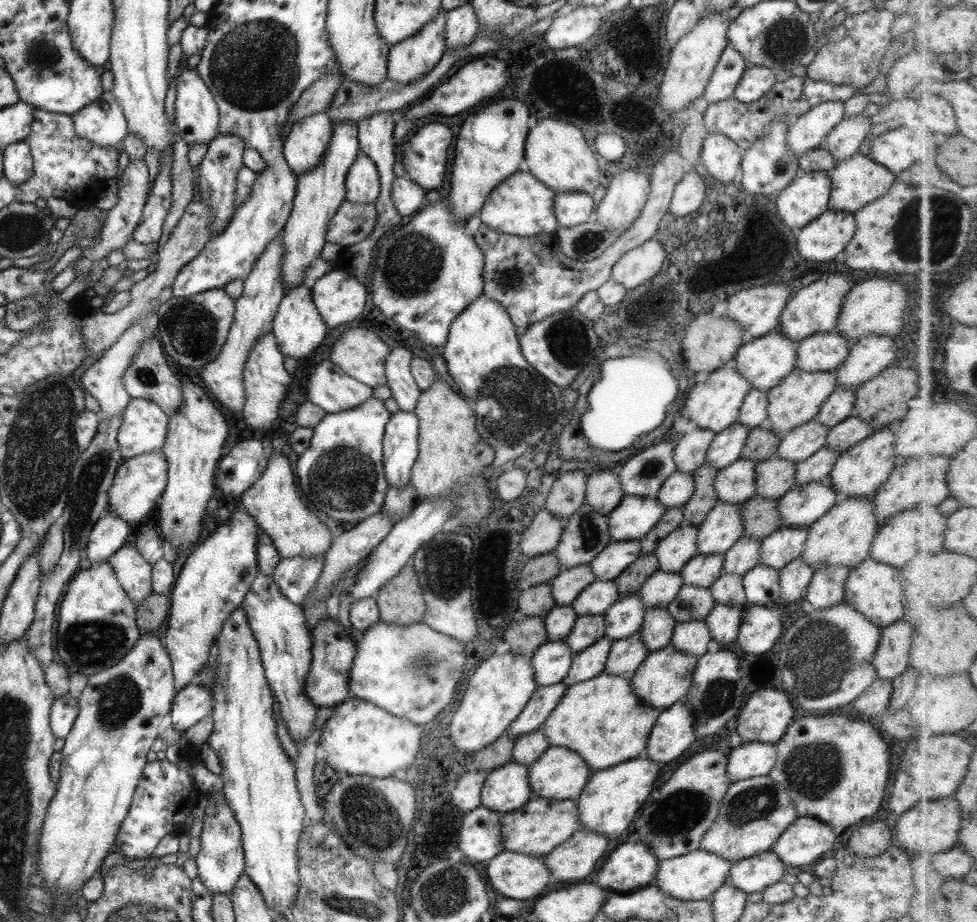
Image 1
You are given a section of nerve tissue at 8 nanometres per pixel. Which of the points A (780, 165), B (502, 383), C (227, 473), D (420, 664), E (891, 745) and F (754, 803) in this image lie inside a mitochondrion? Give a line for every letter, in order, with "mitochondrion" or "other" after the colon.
A: mitochondrion
B: mitochondrion
C: other
D: mitochondrion
E: other
F: mitochondrion

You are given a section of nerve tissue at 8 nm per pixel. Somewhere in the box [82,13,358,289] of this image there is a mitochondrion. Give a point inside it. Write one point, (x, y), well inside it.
(250, 75)

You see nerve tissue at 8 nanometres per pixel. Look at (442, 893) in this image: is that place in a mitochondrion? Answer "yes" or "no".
yes

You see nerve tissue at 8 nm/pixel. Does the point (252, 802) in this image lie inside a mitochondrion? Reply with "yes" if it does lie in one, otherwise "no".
no

